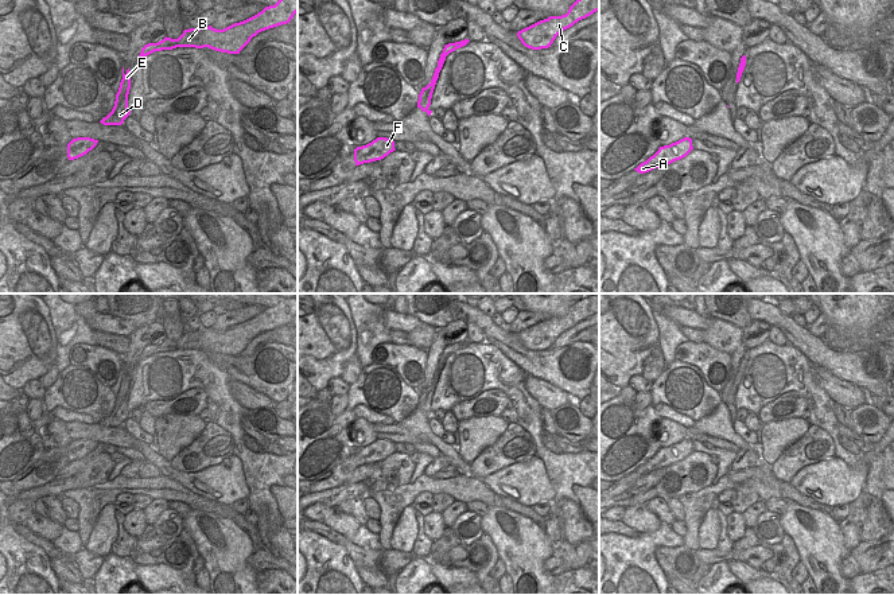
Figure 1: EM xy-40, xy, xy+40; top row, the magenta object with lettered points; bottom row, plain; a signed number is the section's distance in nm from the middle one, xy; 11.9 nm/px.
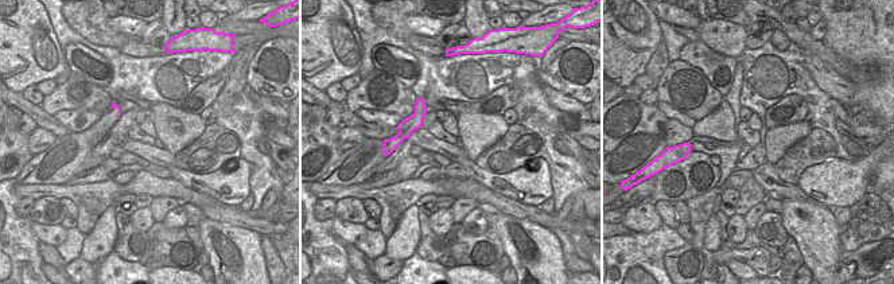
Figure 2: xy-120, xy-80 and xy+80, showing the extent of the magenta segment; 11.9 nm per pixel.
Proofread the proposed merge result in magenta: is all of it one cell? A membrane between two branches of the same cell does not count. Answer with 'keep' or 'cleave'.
keep

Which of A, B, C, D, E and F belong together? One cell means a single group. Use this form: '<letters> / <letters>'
A B C D E F

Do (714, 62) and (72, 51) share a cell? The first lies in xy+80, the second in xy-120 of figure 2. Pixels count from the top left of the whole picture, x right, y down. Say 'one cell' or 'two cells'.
one cell

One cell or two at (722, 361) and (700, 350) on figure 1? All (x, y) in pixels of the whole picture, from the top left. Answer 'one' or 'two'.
one

